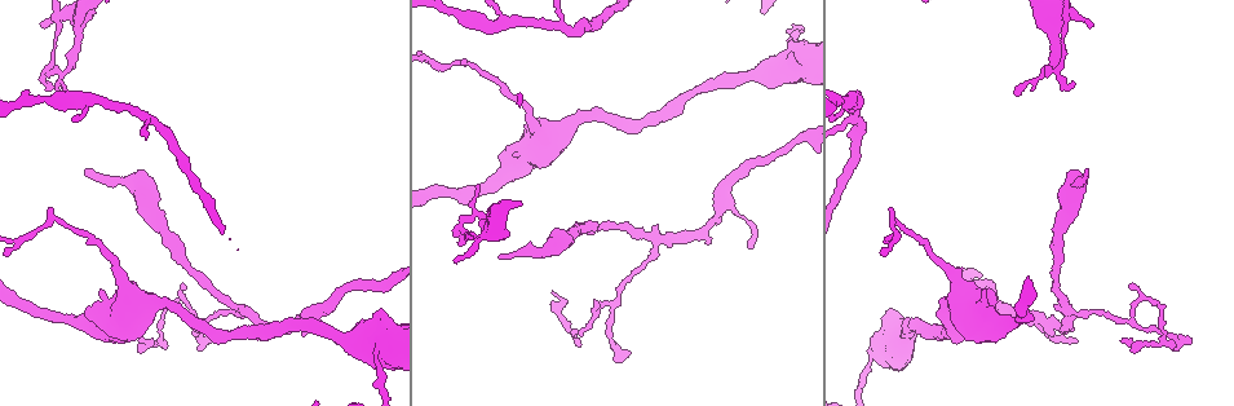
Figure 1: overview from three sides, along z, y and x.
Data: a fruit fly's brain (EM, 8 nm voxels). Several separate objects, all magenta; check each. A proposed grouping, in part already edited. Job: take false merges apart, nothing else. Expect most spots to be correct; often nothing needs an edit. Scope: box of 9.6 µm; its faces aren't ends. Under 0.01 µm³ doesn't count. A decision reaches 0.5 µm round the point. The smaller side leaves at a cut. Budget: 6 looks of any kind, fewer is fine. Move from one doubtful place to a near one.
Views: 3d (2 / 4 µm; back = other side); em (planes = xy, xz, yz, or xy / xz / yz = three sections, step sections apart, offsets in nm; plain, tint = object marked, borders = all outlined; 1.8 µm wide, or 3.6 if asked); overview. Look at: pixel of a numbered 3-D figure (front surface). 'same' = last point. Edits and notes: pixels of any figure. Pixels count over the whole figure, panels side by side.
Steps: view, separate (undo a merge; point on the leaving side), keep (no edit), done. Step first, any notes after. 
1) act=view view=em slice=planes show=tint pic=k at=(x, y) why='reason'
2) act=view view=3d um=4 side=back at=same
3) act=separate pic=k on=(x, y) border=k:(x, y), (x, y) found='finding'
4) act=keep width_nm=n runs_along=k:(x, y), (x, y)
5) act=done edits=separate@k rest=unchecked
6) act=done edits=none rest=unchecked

act=view view=em slice=planes show=tint pic=1 at=(241, 309) why='abrupt turn'

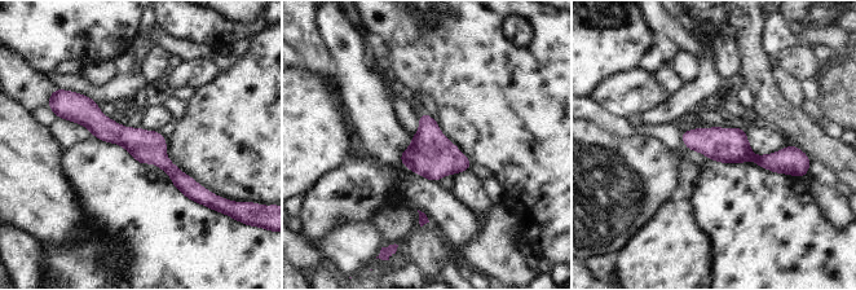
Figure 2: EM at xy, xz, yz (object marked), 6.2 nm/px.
act=keep found='continuous, no second neuron'

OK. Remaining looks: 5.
act=view view=3d um=4 pic=1 at=(618, 299) why='three arms meet'

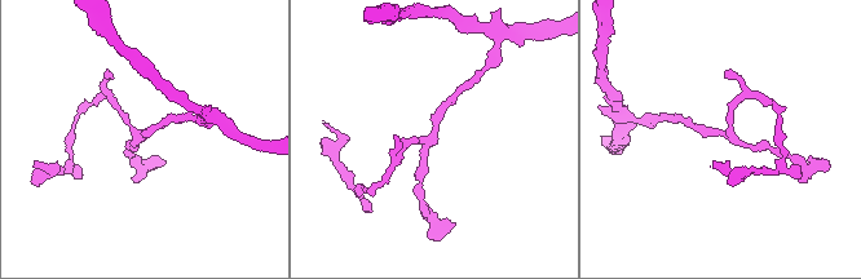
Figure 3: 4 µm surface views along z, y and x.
act=view view=em slice=yz step=8 show=tint pic=3 at=(143, 133) arms=3

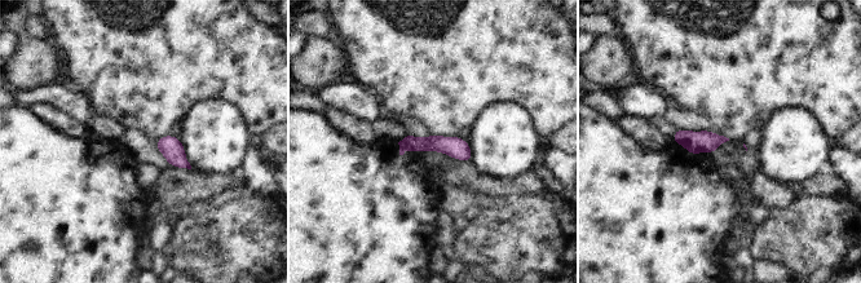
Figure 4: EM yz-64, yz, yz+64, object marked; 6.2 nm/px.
act=view view=em slice=planes show=tint at=same why='cut it another way'

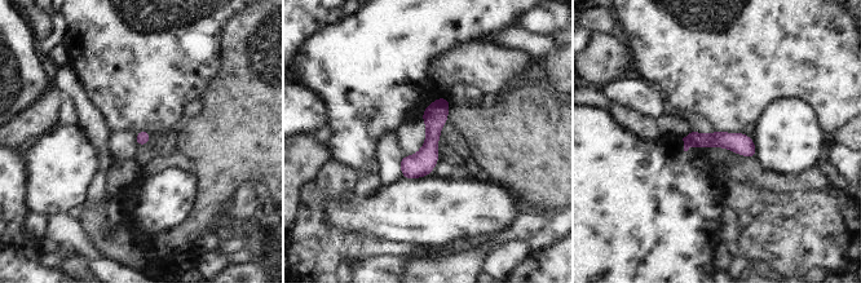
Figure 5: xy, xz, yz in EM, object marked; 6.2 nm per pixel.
act=keep width_nm=90 runs_along=5:(444, 101), (429, 149), (405, 173) found='all the same neuron'

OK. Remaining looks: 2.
act=view view=em slice=planes show=tint pic=1 at=(561, 134) why='sharp bend'

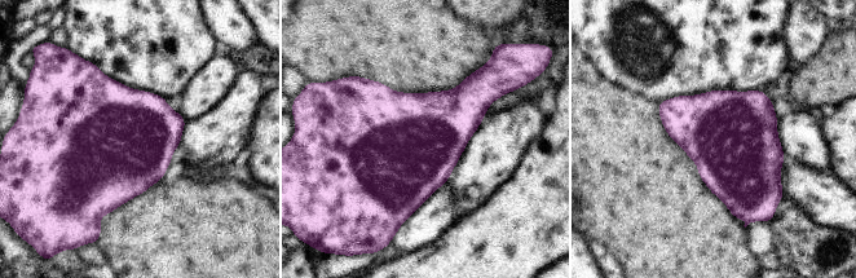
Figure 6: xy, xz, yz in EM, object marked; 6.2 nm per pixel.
act=keep found='all the same neuron'

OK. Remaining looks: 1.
act=done edits=none rest=unchecked

